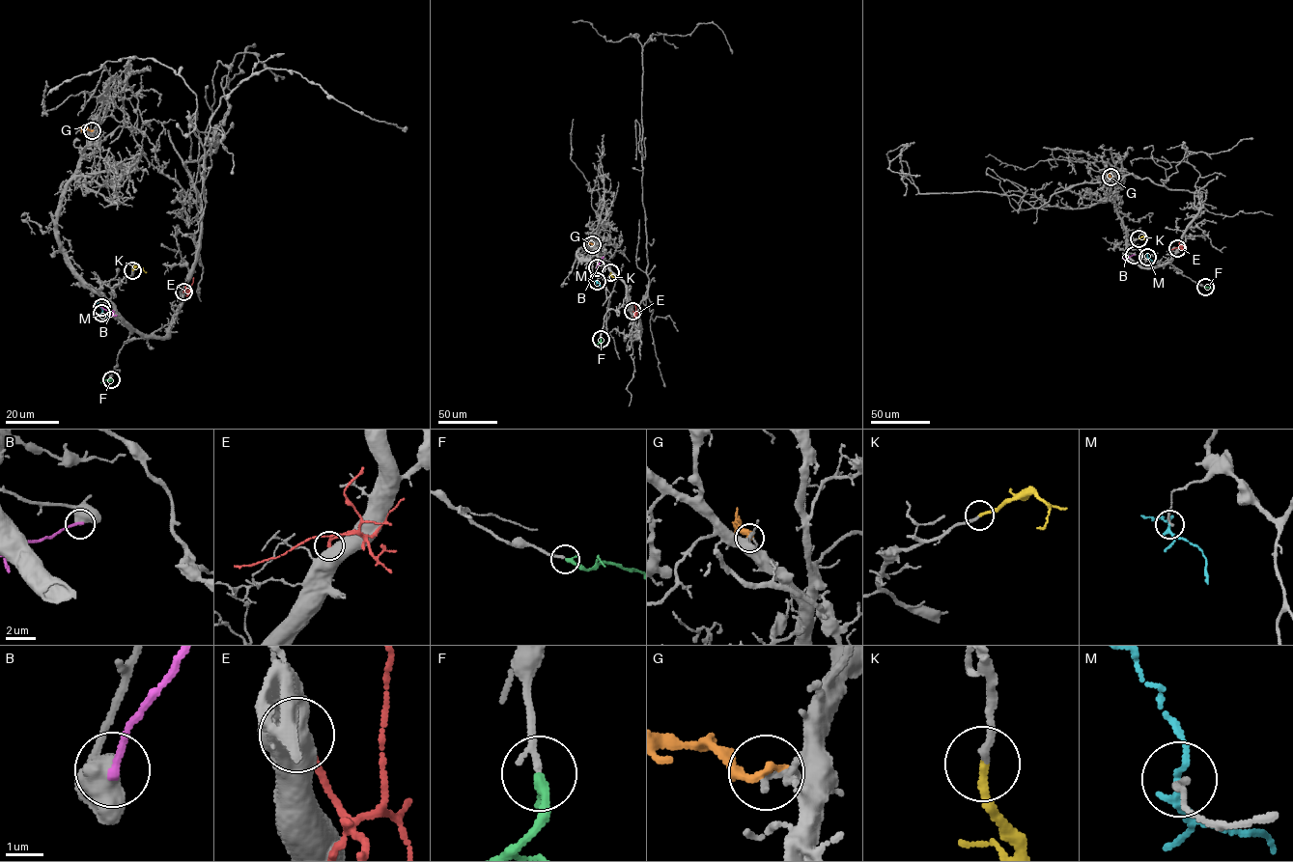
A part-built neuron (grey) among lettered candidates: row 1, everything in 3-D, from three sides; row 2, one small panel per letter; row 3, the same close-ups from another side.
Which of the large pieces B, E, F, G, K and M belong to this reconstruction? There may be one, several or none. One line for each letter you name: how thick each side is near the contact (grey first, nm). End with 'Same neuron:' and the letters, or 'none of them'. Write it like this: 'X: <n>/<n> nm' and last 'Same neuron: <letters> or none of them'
F: 200/280 nm
K: 180/220 nm
Same neuron: F, K

